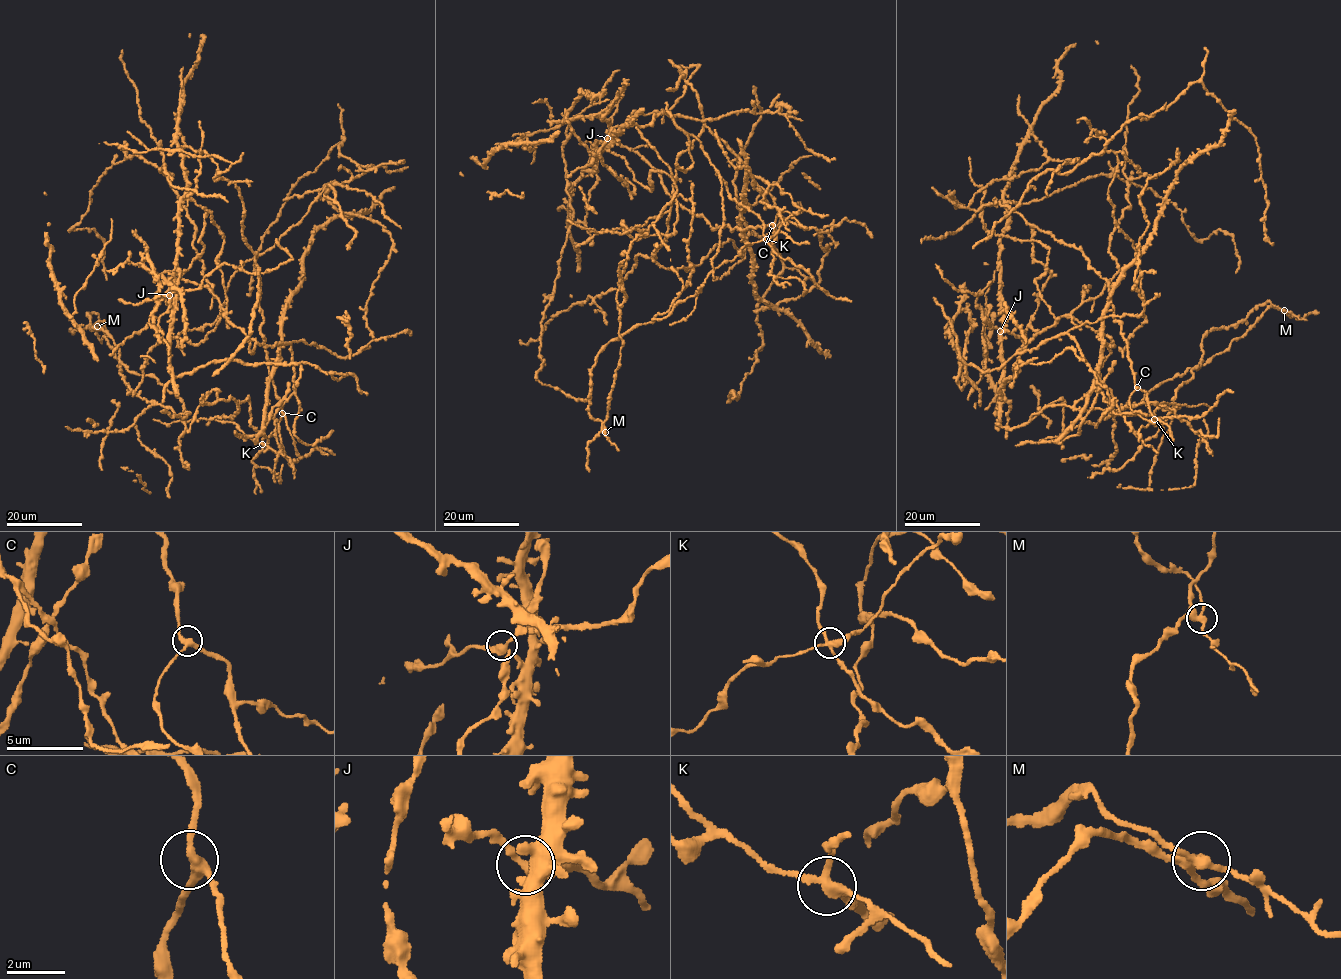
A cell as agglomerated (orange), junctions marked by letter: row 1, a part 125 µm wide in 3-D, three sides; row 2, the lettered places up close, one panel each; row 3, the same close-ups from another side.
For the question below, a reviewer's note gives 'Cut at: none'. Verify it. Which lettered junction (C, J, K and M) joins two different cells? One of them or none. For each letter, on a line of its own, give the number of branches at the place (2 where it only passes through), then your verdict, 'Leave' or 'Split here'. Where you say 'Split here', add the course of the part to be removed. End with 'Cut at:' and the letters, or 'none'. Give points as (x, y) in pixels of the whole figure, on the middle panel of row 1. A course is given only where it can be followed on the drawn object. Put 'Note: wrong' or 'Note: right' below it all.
C: Branches: 3. Leave
J: Branches: 3. Leave
K: Branches: 4. Split here. Course of the part to remove: (766, 239), (746, 244), (732, 260), (725, 260), (717, 267), (697, 296), (694, 310), (669, 325)
M: Branches: 4. Leave
Cut at: K
Note: wrong

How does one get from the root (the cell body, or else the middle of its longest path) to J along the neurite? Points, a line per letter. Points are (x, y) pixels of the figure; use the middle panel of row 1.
J: (776, 217), (713, 230), (611, 126), (577, 224), (572, 187), (614, 139), (607, 138)

